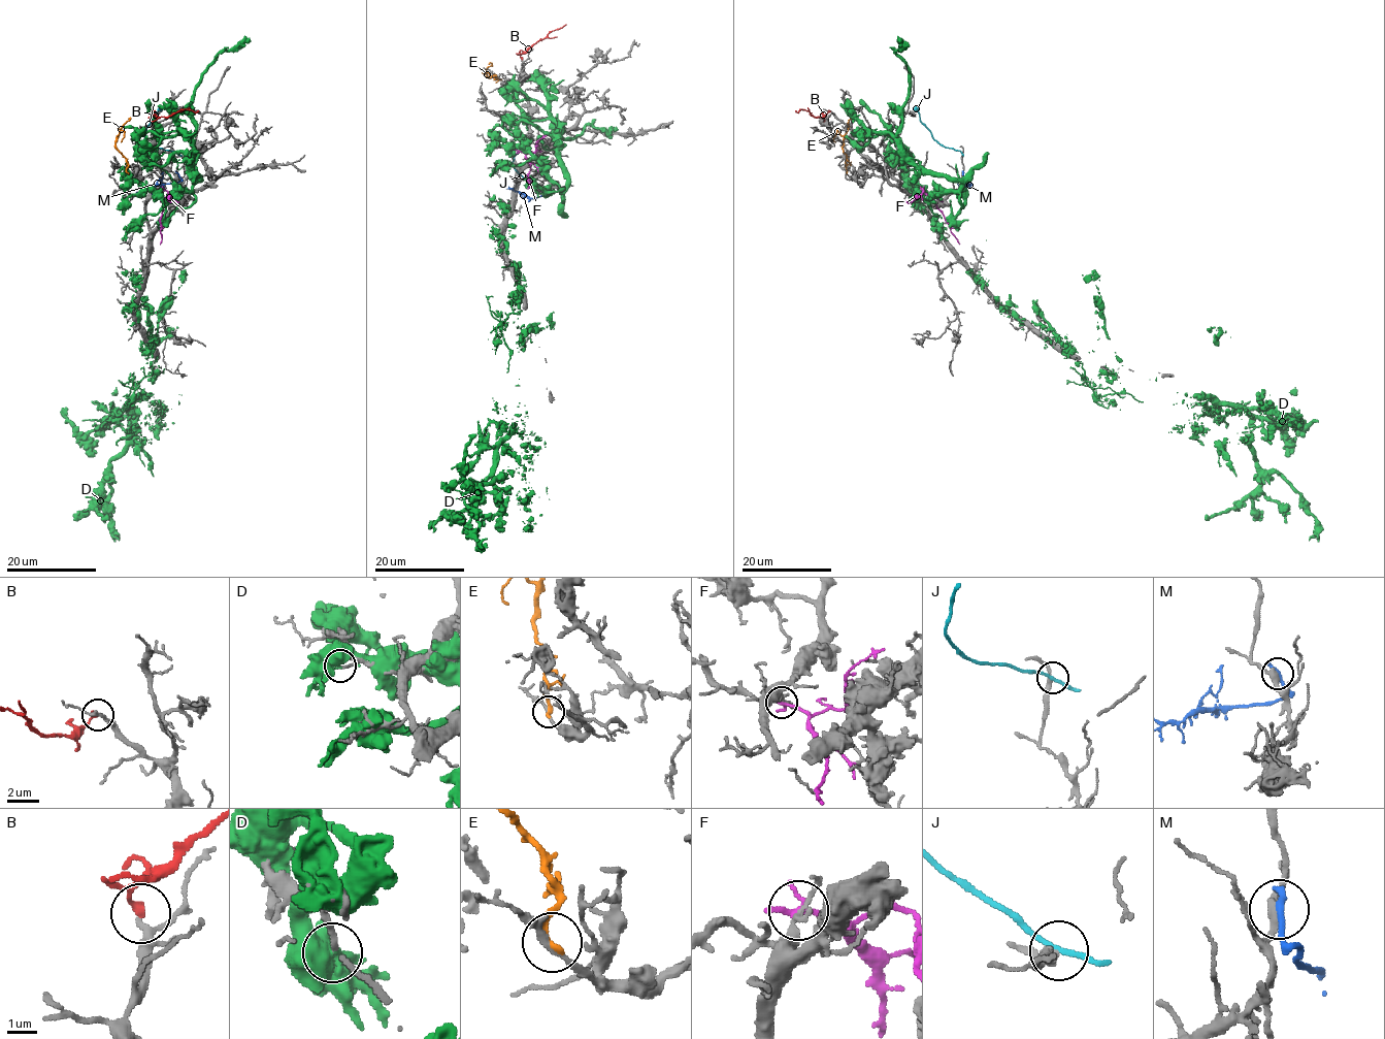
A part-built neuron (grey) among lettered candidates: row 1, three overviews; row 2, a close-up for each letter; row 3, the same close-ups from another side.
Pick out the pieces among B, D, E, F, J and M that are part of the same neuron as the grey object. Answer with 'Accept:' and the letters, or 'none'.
Accept: B

